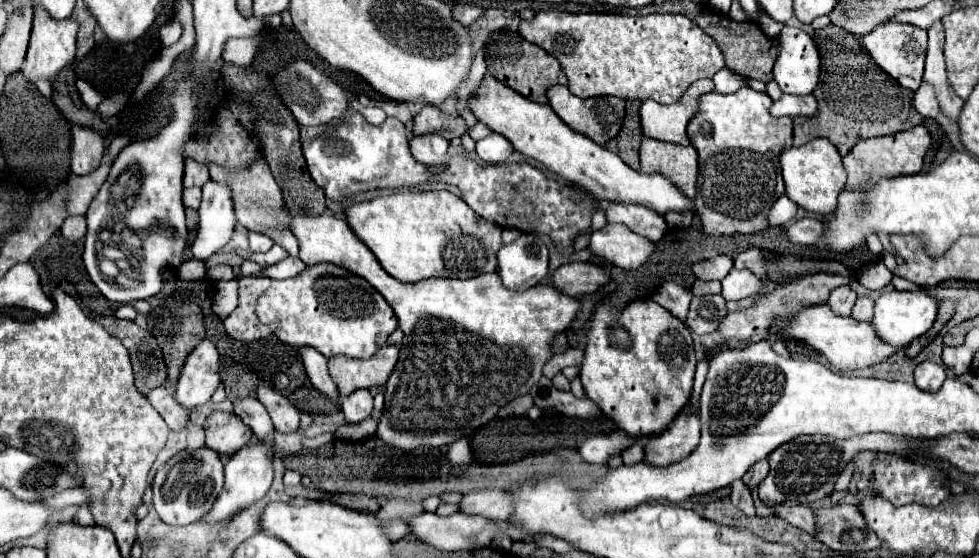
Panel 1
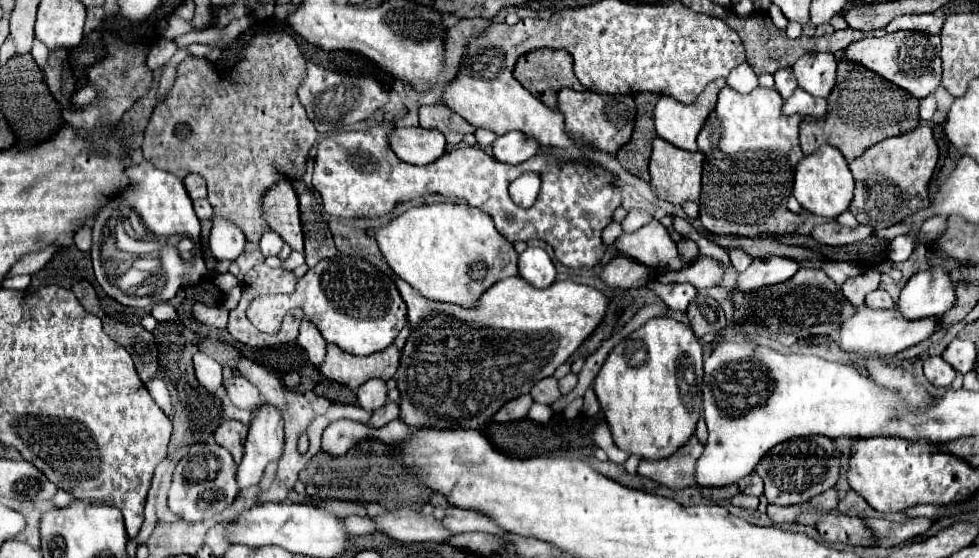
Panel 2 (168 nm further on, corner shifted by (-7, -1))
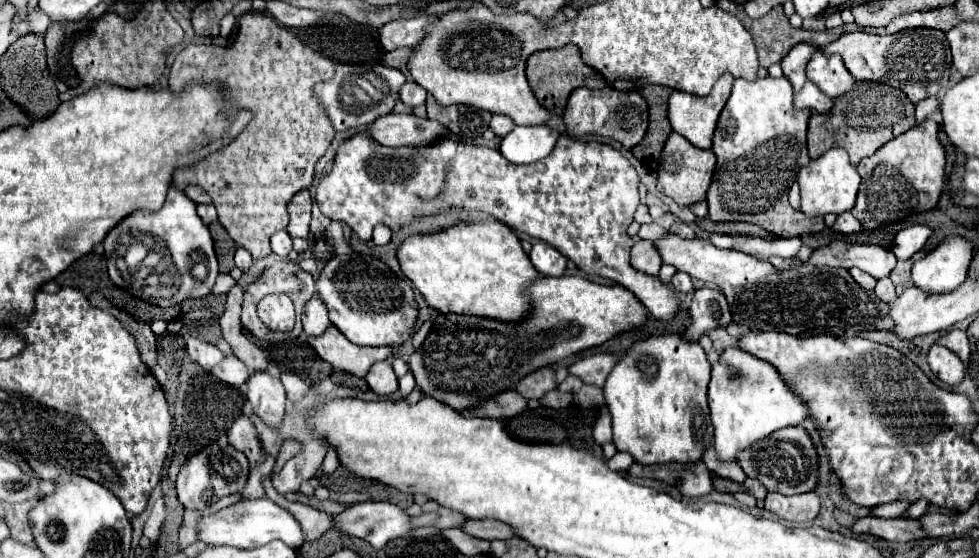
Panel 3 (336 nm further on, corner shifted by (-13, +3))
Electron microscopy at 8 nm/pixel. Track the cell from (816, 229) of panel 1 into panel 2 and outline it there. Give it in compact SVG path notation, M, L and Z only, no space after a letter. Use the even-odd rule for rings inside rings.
M830 220L822 226L816 226L812 230L812 236L820 242L820 244L828 244L828 246L842 246L842 244L854 244L854 242L862 242L872 234L870 226L856 226L856 228L848 228L838 224L836 220Z

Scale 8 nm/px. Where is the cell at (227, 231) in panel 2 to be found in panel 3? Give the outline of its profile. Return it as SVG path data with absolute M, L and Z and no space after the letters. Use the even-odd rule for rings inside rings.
M236 246L234 260L236 260L236 266L238 266L242 272L248 272L248 268L252 266L252 256L250 256L248 250L244 250L244 246Z

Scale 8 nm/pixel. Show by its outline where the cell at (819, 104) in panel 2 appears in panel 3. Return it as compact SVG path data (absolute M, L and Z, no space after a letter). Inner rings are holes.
M806 82L804 88L798 94L794 94L796 110L808 108L808 110L816 110L816 112L830 112L832 104L834 104L834 100L828 98L824 92L820 92L818 86L812 82Z

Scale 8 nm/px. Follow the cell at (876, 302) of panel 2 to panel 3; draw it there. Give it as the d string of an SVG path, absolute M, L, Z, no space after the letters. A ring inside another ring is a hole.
M880 278L880 280L878 280L878 284L876 284L876 288L874 288L874 292L876 292L876 296L878 296L882 302L892 304L892 302L896 300L894 284L892 284L892 280L890 280L890 278Z

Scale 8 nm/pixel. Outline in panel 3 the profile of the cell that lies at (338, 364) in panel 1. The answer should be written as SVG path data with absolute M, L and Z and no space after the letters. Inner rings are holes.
M328 326L328 330L320 338L310 338L310 346L318 352L318 356L330 362L334 368L350 372L358 378L364 378L372 364L394 358L394 348L366 348L356 346L336 326Z

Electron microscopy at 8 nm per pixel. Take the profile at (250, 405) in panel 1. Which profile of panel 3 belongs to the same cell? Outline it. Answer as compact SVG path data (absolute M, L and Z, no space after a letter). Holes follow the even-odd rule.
M236 356L224 358L224 364L216 366L216 370L212 370L212 374L214 374L218 380L222 380L222 382L234 386L234 388L246 386L248 378L252 376L252 372L250 372L250 370L244 366L244 362L240 362Z

